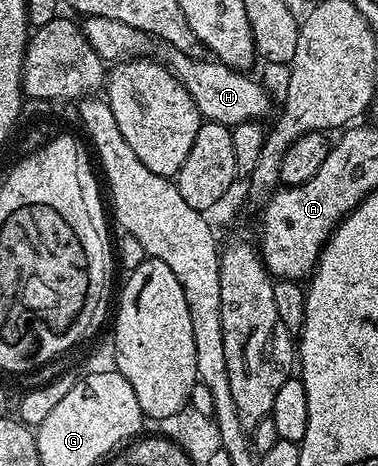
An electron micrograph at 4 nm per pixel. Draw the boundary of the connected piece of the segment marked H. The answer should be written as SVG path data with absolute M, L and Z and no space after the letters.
M86 16L80 21L80 25L81 33L87 38L87 42L91 42L91 50L95 50L95 54L99 54L103 61L156 58L164 64L170 74L185 87L187 94L191 94L195 106L206 121L214 120L232 126L248 120L260 121L265 118L261 116L269 112L268 94L244 71L229 68L226 64L209 58L192 60L171 45L162 43L143 30L135 30L135 26L127 26L127 22L118 22L115 18Z

